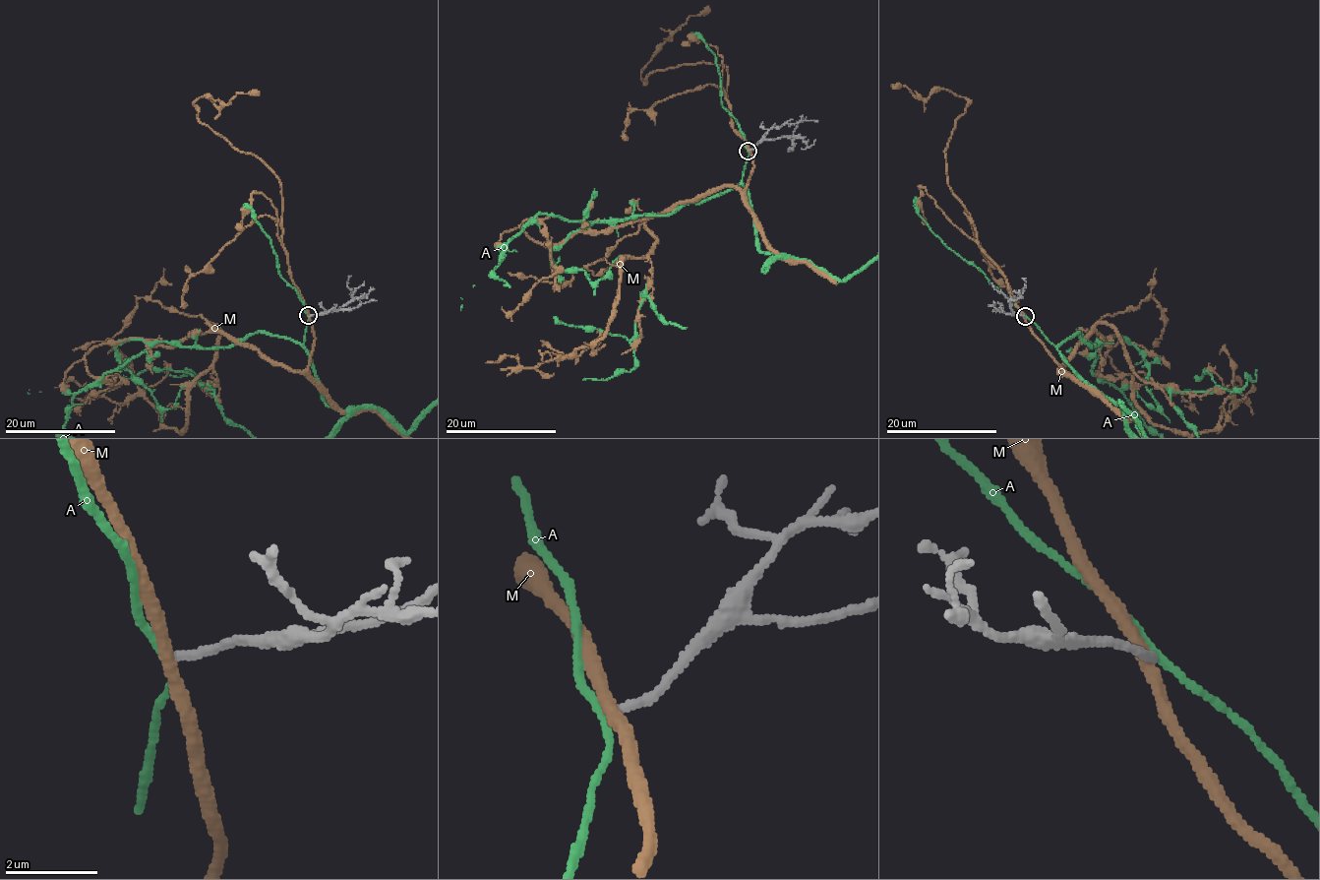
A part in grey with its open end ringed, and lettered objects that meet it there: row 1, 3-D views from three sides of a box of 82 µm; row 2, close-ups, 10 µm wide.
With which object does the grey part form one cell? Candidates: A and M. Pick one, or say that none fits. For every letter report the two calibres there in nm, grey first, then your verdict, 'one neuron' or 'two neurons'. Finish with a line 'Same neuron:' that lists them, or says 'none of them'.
A: 190 nm thick on the grey side, 150 nm on the other; two neurons
M: 200 nm thick on the grey side, 280 nm on the other; two neurons
Same neuron: none of them

